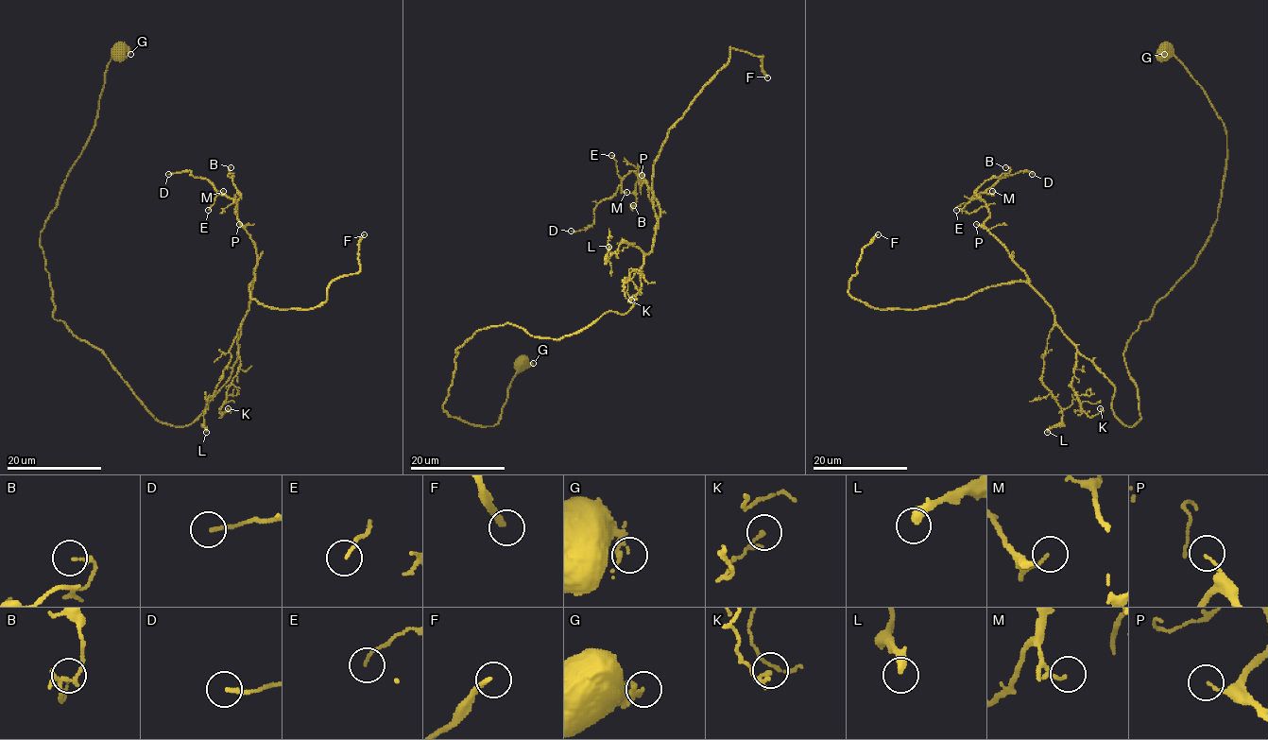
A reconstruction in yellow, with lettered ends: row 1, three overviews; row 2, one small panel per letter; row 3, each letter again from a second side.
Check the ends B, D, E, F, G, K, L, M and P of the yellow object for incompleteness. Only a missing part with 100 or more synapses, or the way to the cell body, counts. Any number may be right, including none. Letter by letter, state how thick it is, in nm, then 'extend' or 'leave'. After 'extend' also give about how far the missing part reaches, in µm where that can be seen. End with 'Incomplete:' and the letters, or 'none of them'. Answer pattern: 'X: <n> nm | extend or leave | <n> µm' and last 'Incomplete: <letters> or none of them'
B: 130 nm | leave
D: 140 nm | leave
E: 90 nm | leave
F: 200 nm | extend | 150 µm
G: 100 nm | leave
K: 100 nm | leave
L: 380 nm | leave
M: 80 nm | leave
P: 90 nm | leave
Incomplete: F

